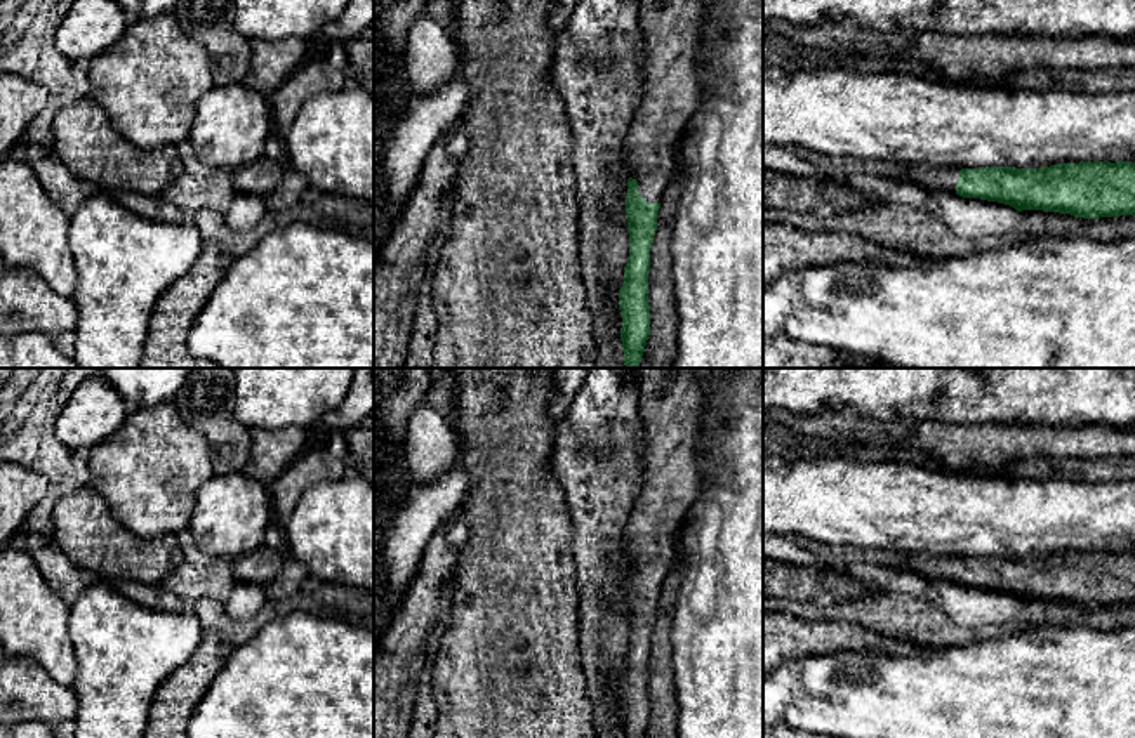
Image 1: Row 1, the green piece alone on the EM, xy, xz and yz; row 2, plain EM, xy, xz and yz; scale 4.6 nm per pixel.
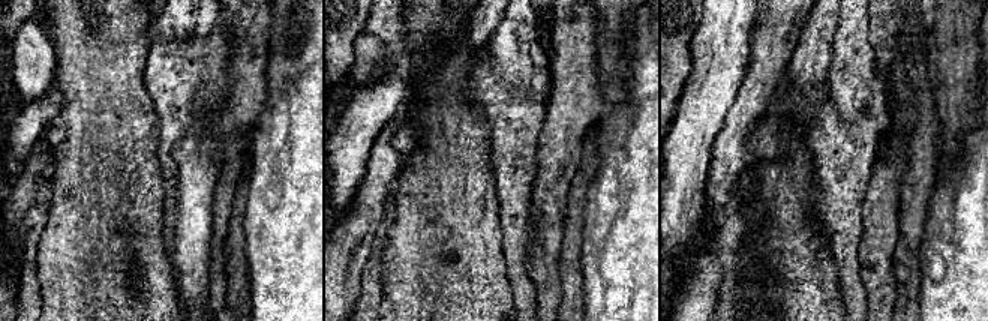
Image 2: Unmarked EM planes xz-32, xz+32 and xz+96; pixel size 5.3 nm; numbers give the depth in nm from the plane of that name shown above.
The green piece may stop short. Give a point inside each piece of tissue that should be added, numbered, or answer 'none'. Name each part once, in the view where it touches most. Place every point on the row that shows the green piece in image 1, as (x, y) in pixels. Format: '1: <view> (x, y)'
1: xz (671, 94)

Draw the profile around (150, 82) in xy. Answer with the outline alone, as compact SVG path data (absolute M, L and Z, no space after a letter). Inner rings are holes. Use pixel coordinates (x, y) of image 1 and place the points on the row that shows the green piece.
M174 12L130 21L115 45L90 59L89 82L90 97L106 111L115 130L141 149L162 149L188 139L195 123L196 104L214 87L205 47L181 30Z

